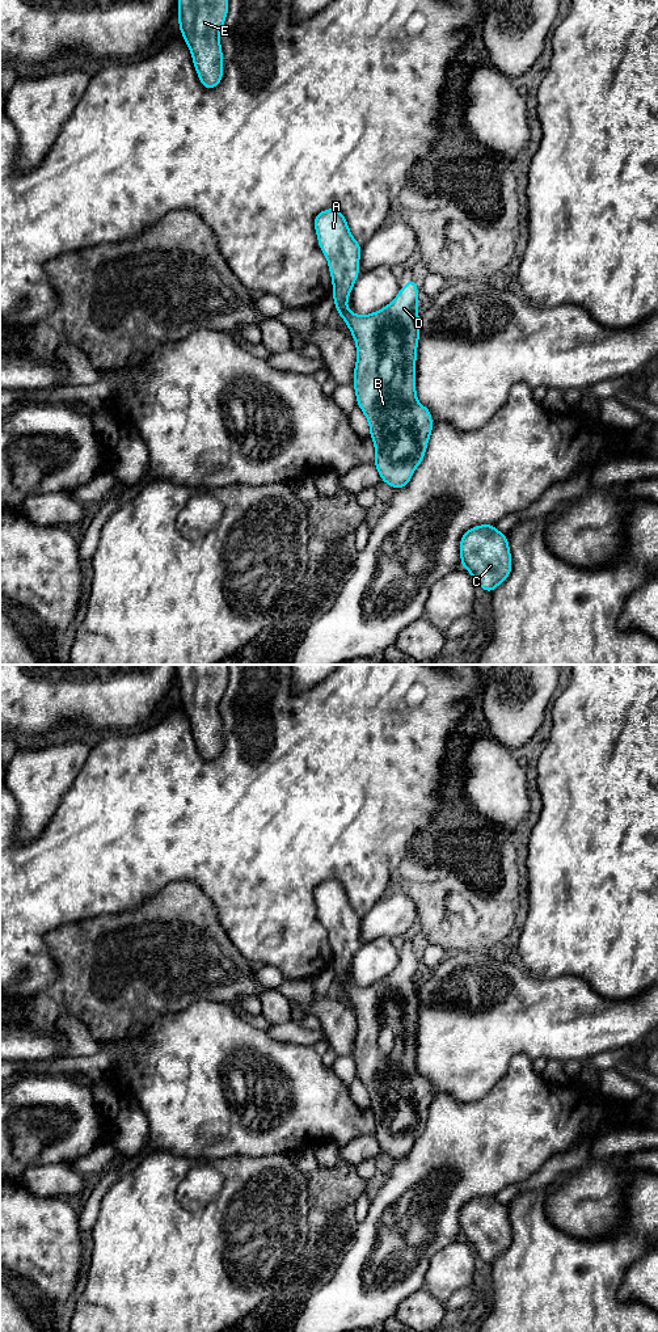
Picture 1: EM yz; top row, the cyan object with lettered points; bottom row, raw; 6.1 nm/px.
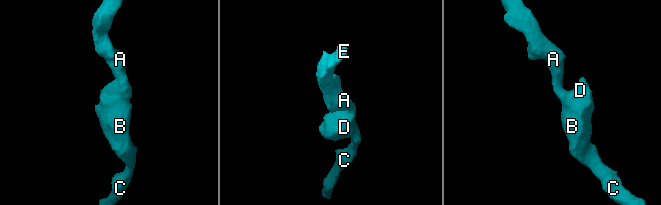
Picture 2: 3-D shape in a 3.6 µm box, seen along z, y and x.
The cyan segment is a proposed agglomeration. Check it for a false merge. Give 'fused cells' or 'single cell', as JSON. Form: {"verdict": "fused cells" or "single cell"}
{"verdict": "single cell"}

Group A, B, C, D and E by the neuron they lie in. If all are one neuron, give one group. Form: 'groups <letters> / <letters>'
groups A B C D E

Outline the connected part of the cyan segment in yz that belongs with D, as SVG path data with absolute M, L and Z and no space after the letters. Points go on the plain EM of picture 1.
M326 880L315 890L315 901L321 923L328 930L333 950L332 968L336 982L346 992L357 1015L357 1037L353 1057L357 1075L370 1093L370 1107L375 1114L374 1134L383 1154L402 1160L421 1135L433 1103L427 1078L417 1074L416 1029L419 1004L417 950L398 961L395 973L367 987L357 987L346 979L347 969L359 945L360 915L351 907L345 886L337 880Z

